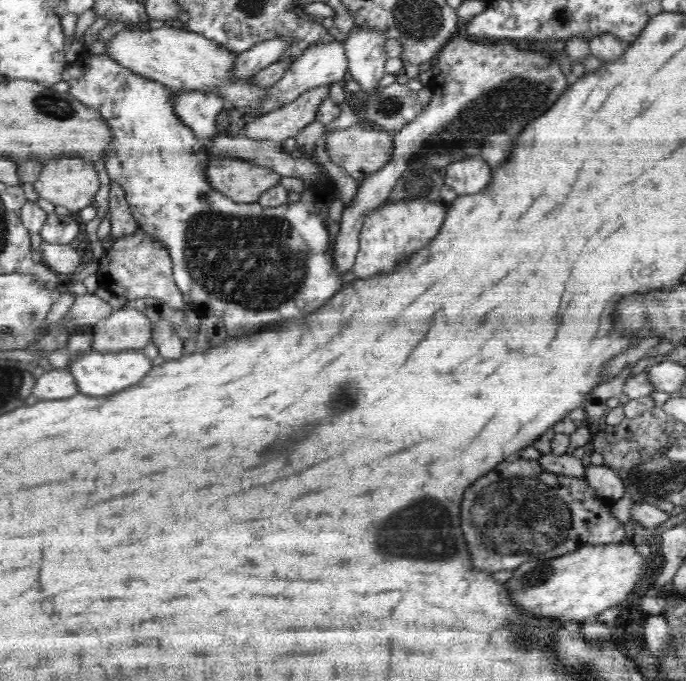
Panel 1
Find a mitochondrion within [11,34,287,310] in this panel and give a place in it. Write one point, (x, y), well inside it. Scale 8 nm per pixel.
(53, 106)

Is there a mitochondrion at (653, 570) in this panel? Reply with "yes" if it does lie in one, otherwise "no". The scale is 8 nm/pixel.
no

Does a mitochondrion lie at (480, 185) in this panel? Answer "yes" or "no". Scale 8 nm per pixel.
no

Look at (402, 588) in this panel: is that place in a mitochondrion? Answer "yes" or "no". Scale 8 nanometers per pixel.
no

